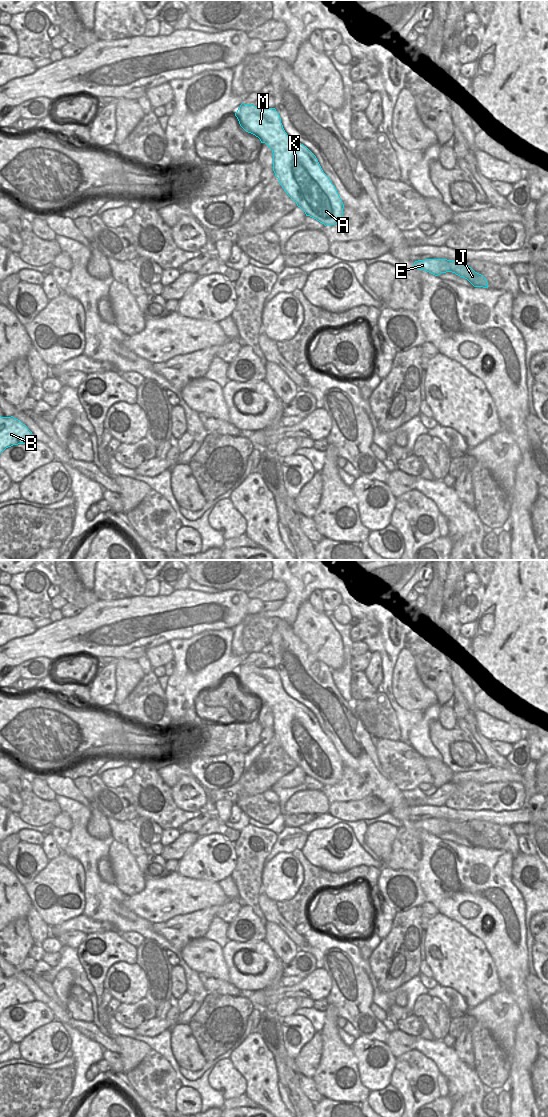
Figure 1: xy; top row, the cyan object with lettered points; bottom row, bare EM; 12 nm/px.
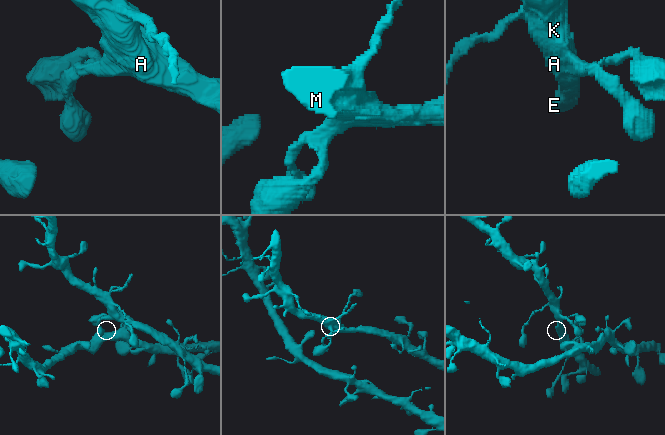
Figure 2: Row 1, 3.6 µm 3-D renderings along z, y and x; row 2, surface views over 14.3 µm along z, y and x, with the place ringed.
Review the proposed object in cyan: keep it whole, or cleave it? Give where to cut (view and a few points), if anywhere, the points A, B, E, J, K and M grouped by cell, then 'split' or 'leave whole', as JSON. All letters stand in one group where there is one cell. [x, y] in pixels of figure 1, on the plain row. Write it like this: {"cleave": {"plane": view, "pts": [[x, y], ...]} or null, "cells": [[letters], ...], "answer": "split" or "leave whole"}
{"cleave": null, "cells": [["A", "B", "E", "J", "K", "M"]], "answer": "leave whole"}

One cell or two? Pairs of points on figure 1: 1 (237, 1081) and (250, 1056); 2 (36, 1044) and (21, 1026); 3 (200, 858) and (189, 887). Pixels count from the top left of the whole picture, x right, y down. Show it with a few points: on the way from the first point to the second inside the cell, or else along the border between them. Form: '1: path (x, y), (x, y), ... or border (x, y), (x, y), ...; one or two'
1: border (228, 1058), (246, 1082), (245, 1093); two
2: border (50, 1023), (36, 1028), (18, 1043); two
3: border (177, 870), (190, 878), (207, 879), (215, 883); two

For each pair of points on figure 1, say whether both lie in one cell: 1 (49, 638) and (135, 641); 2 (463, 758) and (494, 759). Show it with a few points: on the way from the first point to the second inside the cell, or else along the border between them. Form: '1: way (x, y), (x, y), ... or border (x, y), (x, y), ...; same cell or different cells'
1: way (70, 638), (85, 638), (91, 643), (114, 641); same cell
2: border (486, 758), (491, 766); different cells

